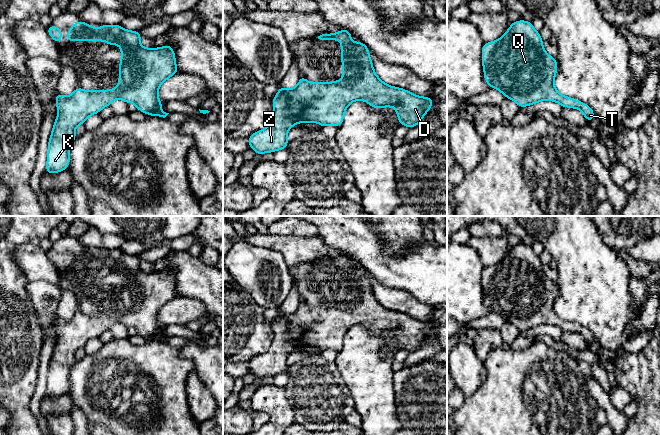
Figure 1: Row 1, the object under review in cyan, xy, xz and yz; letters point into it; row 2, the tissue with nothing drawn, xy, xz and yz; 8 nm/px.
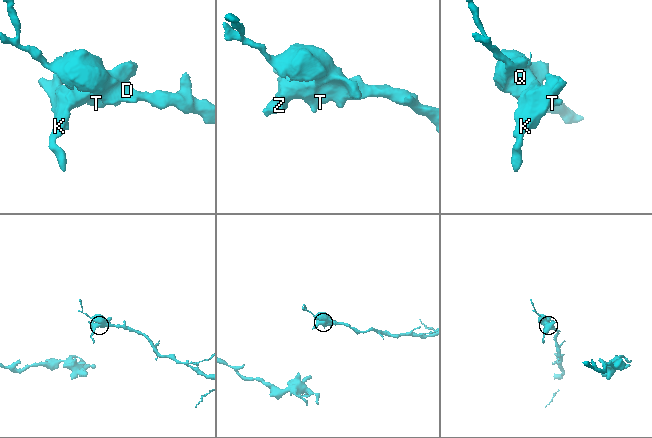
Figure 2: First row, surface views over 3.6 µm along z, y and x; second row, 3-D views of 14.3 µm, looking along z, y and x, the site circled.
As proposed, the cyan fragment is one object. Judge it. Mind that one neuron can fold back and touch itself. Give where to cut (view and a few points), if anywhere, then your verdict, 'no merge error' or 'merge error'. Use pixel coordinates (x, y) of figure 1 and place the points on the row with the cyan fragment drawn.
no cut; no merge error

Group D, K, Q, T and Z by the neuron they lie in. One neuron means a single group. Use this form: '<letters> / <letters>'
D K Q T Z

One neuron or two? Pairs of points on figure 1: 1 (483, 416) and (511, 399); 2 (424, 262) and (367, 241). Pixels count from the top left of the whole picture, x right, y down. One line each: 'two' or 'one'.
1: one
2: one

